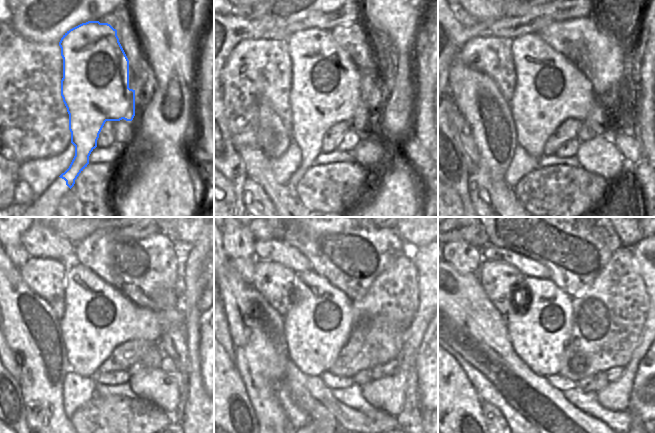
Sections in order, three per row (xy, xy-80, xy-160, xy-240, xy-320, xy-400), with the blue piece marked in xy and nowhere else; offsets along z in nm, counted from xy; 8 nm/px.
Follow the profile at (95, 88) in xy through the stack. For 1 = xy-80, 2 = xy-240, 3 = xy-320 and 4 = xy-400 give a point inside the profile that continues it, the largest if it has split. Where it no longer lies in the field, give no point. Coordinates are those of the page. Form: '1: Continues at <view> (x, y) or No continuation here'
1: Continues at xy-80 (324, 90)
2: Continues at xy-240 (98, 318)
3: Continues at xy-320 (317, 325)
4: Continues at xy-400 (539, 327)

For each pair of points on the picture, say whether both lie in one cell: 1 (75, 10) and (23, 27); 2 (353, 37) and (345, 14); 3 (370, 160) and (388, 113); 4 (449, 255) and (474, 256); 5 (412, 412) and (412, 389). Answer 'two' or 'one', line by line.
1: one
2: two
3: two
4: one
5: one

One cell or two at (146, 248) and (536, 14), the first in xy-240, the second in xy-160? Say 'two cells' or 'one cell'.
two cells

